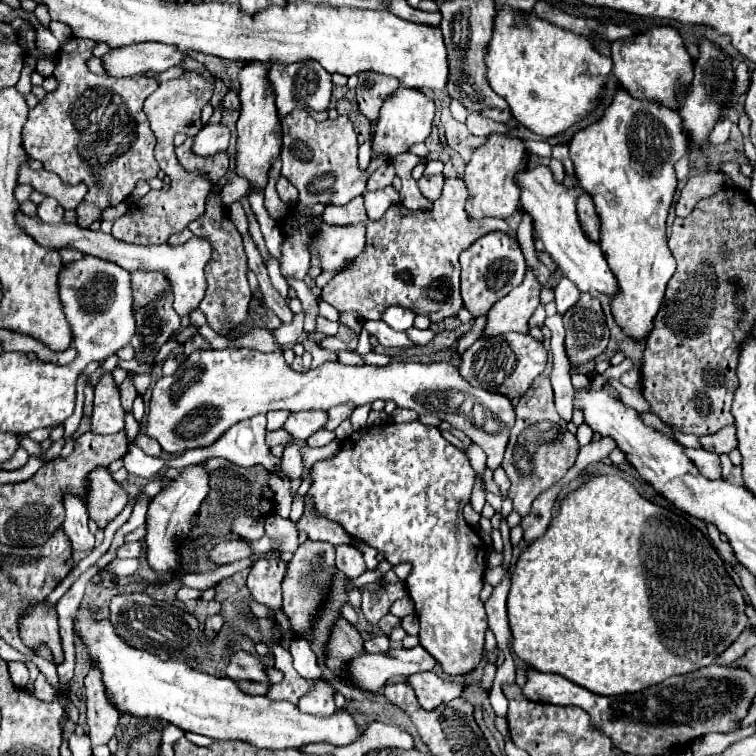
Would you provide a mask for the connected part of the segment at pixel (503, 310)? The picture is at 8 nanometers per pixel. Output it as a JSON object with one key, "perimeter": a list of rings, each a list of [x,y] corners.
{"perimeter":[[[528,270],[524,282],[490,308],[482,336],[492,338],[504,332],[528,334],[528,320],[534,314],[536,306],[540,304],[538,300],[540,288],[542,286],[536,282],[534,274]]]}

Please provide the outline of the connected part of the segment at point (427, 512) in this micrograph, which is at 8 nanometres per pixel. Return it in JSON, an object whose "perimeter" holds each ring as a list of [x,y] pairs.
{"perimeter":[[[422,422],[366,426],[346,438],[340,450],[326,460],[320,460],[310,470],[312,484],[306,496],[312,498],[318,516],[340,524],[352,538],[384,552],[390,564],[408,562],[412,566],[406,588],[414,600],[420,622],[418,640],[426,652],[450,676],[468,674],[482,662],[484,634],[488,628],[486,610],[480,600],[482,574],[486,570],[486,550],[480,536],[466,524],[462,508],[470,502],[474,486],[474,468],[468,456],[446,442],[438,428]]]}

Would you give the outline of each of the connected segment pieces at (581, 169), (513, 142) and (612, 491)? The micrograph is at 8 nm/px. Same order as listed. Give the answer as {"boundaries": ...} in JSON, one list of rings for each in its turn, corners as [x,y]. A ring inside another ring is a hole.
{"boundaries":[[[[626,90],[616,92],[600,122],[576,132],[568,144],[576,178],[592,196],[600,216],[598,244],[620,288],[610,300],[614,322],[636,342],[650,336],[666,284],[676,268],[666,244],[666,216],[676,190],[674,164],[688,154],[688,146],[678,112],[632,98]]],[[[490,134],[486,142],[474,150],[468,166],[466,166],[466,186],[470,198],[466,202],[466,212],[472,218],[502,218],[506,220],[518,210],[520,188],[516,184],[516,174],[522,170],[522,164],[528,162],[528,150],[520,138],[506,134]]],[[[598,476],[580,486],[578,490],[570,492],[558,506],[556,516],[552,518],[546,534],[542,538],[536,538],[532,544],[528,544],[514,570],[512,570],[512,590],[508,594],[508,622],[512,630],[512,652],[532,670],[538,672],[554,672],[562,674],[564,678],[576,682],[578,686],[584,686],[586,690],[600,694],[600,696],[614,696],[614,694],[628,694],[628,692],[640,692],[652,684],[658,684],[670,676],[676,674],[688,674],[698,668],[714,664],[714,660],[744,632],[748,626],[748,618],[744,614],[744,596],[738,590],[738,586],[728,576],[722,558],[718,552],[708,544],[706,538],[700,534],[690,534],[678,524],[670,520],[670,510],[660,508],[648,500],[644,500],[636,488],[626,482],[620,476]]]]}

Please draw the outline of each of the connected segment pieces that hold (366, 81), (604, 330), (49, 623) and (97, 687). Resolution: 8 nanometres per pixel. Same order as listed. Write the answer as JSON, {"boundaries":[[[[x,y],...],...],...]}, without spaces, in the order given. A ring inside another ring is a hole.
{"boundaries":[[[[362,72],[358,74],[358,86],[356,86],[356,96],[358,96],[358,106],[360,112],[374,122],[378,118],[378,112],[396,90],[400,82],[392,76],[382,76],[374,72]]],[[[582,292],[578,302],[564,314],[566,354],[572,366],[582,366],[606,350],[610,330],[600,300]]],[[[36,604],[34,610],[28,610],[26,616],[20,620],[20,638],[32,650],[38,650],[40,644],[46,644],[52,652],[54,664],[64,662],[62,642],[58,634],[58,618],[54,608],[46,608],[46,604]]],[[[92,668],[84,680],[86,686],[86,704],[88,704],[88,736],[92,740],[92,746],[108,744],[108,740],[114,736],[118,728],[120,714],[108,704],[104,694],[102,676],[96,668]]]]}

